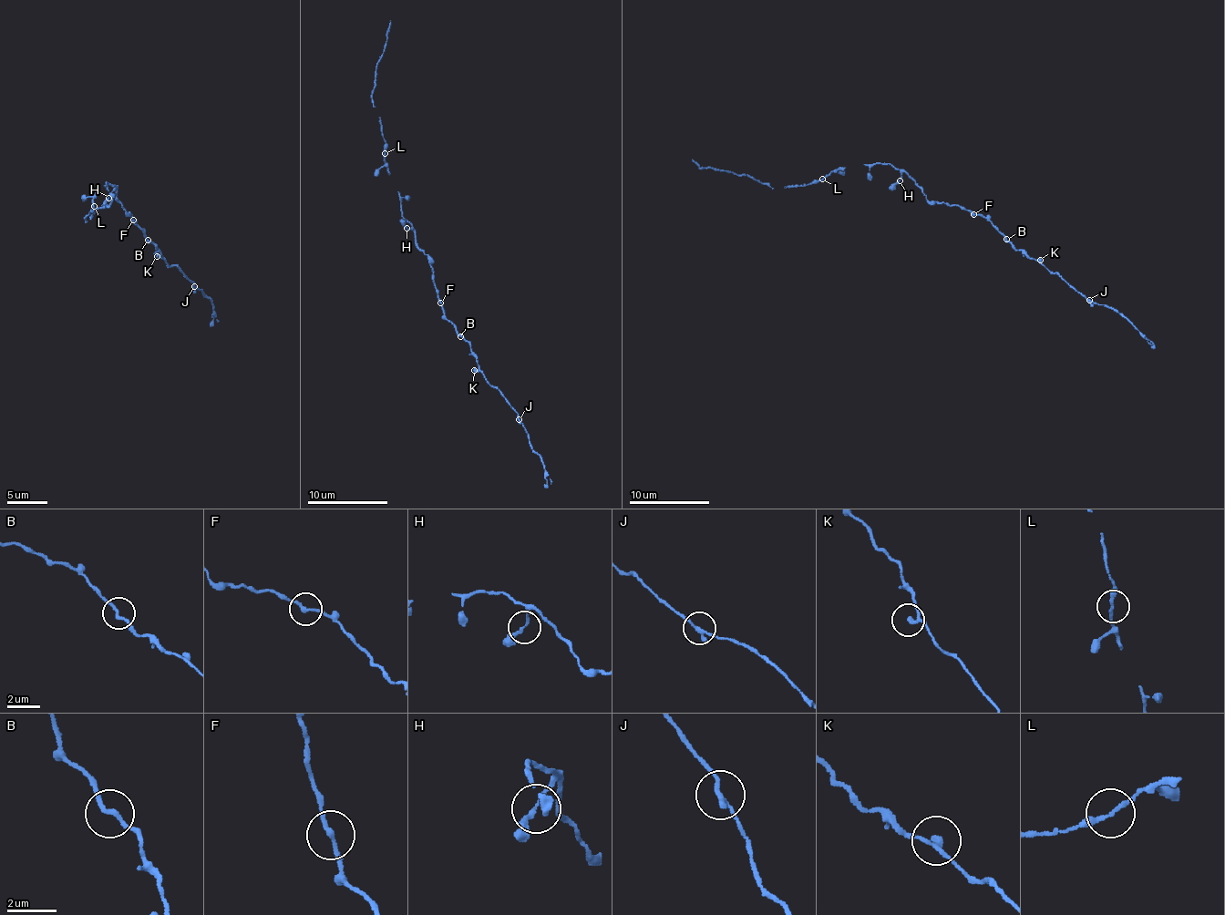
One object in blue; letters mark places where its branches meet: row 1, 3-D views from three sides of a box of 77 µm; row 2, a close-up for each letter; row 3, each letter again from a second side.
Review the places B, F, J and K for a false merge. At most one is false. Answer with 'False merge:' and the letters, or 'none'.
False merge: none

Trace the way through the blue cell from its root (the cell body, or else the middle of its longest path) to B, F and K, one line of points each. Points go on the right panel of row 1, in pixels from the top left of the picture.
B: (937, 201), (982, 213), (1006, 239)
F: (937, 201), (957, 205), (973, 213)
K: (937, 201), (982, 213), (1017, 250), (1024, 250), (1032, 258), (1040, 260)

